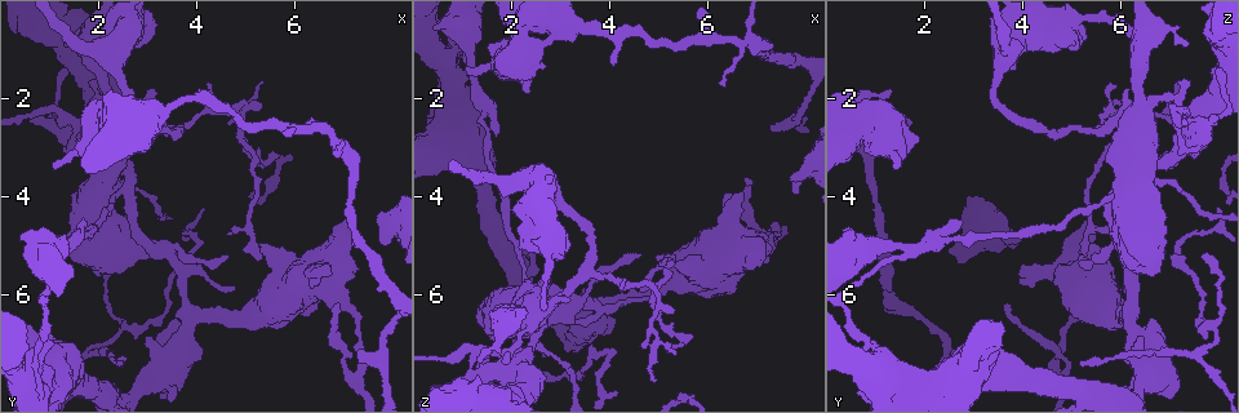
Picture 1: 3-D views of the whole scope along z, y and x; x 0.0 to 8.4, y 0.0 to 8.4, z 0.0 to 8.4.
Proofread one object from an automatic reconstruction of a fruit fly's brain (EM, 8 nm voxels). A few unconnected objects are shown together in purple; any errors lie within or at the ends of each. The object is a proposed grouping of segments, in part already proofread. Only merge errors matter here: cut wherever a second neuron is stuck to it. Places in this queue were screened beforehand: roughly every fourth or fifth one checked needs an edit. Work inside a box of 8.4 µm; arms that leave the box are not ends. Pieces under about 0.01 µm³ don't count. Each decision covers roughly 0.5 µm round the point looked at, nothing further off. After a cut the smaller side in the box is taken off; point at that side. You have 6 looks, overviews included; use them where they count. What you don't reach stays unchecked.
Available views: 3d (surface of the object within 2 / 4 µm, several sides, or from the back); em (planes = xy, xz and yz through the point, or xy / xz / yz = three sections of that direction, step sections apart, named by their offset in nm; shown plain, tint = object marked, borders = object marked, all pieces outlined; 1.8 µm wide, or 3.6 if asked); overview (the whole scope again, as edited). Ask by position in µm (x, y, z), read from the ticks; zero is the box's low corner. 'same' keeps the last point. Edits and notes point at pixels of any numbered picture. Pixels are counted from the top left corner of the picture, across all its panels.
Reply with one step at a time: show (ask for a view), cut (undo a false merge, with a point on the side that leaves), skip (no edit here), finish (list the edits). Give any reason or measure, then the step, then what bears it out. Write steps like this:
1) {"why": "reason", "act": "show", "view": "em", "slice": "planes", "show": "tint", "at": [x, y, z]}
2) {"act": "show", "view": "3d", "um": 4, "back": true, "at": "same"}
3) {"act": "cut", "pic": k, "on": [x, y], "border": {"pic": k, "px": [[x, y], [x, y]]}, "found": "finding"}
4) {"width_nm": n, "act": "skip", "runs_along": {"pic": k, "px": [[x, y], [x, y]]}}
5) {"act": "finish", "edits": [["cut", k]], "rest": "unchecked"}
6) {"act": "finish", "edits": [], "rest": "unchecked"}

{"why": "sudden change in width", "act": "show", "view": "em", "slice": "planes", "show": "borders", "at": [6.95, 4.85, 5.15]}

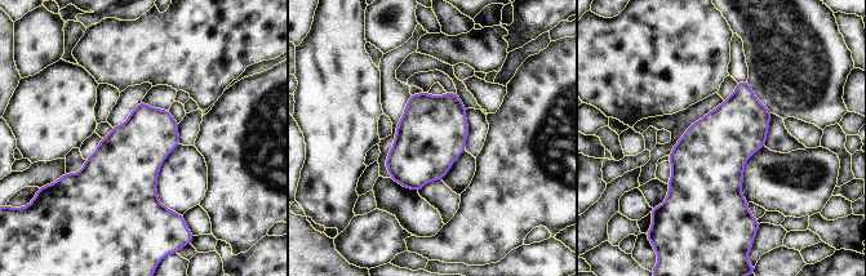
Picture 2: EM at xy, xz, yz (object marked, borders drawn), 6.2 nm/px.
{"act": "skip", "found": "one neuron here"}

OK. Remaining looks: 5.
{"why": "sharp bend", "act": "show", "view": "3d", "um": 2, "at": [2.60, 6.70, 7.75]}

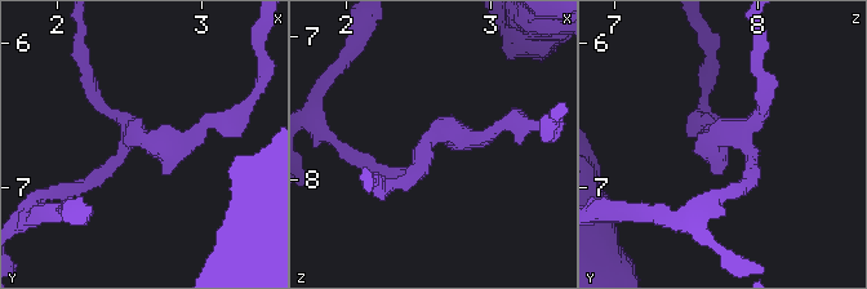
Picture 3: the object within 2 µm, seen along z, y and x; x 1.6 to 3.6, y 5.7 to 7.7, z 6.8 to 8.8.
{"arms": 3, "act": "show", "view": "em", "slice": "yz", "step": 16, "show": "tint", "at": [2.56, 6.66, 7.76]}

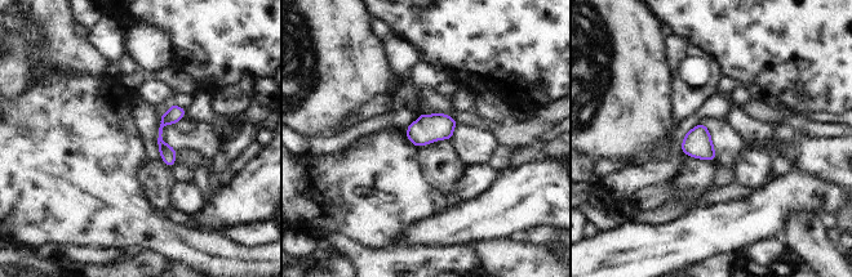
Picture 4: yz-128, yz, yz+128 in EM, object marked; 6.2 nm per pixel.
{"width_nm": 120, "act": "skip", "runs_along": {"pic": 4, "px": [[181, 111], [160, 128], [168, 161]]}, "found": "continuous, no second neuron"}

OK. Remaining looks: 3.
{"why": "three arms meet", "act": "show", "view": "em", "slice": "planes", "show": "borders", "at": [6.90, 3.00, 0.80]}

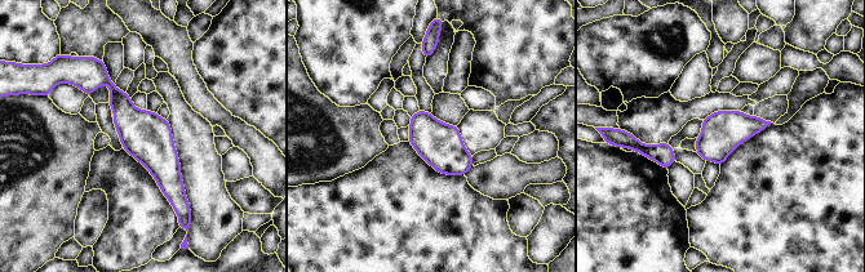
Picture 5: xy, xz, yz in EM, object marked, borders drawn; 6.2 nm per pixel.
{"act": "skip", "runs_along": {"pic": 5, "px": [[102, 72], [182, 204]]}, "found": "all the same neuron"}

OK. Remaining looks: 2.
{"act": "finish", "edits": [], "rest": "unchecked"}

